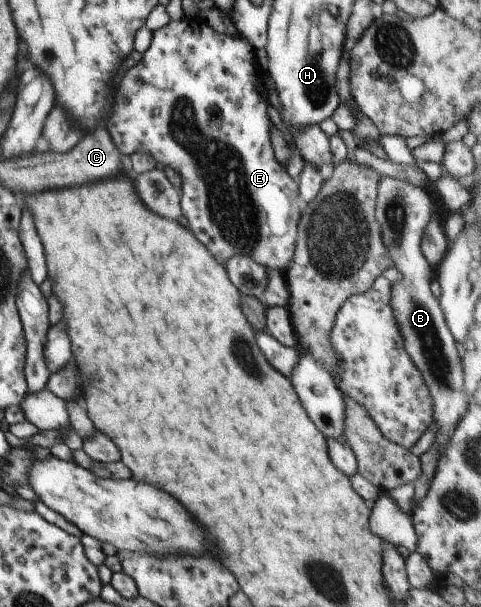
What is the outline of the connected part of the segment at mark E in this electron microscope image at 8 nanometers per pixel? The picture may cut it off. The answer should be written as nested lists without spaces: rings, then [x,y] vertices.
[[[183,17],[177,22],[171,20],[167,26],[161,26],[159,30],[153,30],[152,40],[149,48],[142,54],[141,60],[132,68],[125,71],[125,76],[121,80],[119,92],[117,92],[117,104],[115,112],[111,116],[111,124],[107,126],[111,138],[119,146],[123,154],[133,154],[133,152],[148,152],[155,158],[156,162],[161,162],[165,167],[170,166],[179,172],[182,187],[181,208],[183,216],[189,220],[189,228],[193,230],[195,238],[207,248],[211,256],[221,258],[226,265],[235,256],[249,257],[257,264],[264,266],[267,270],[285,270],[292,263],[295,256],[297,233],[301,220],[303,204],[298,191],[298,181],[289,176],[286,168],[283,168],[275,156],[271,142],[271,119],[267,113],[269,105],[269,93],[263,81],[264,73],[258,65],[256,59],[256,49],[253,44],[243,38],[240,33],[230,35],[219,33],[210,27],[203,19]]]

